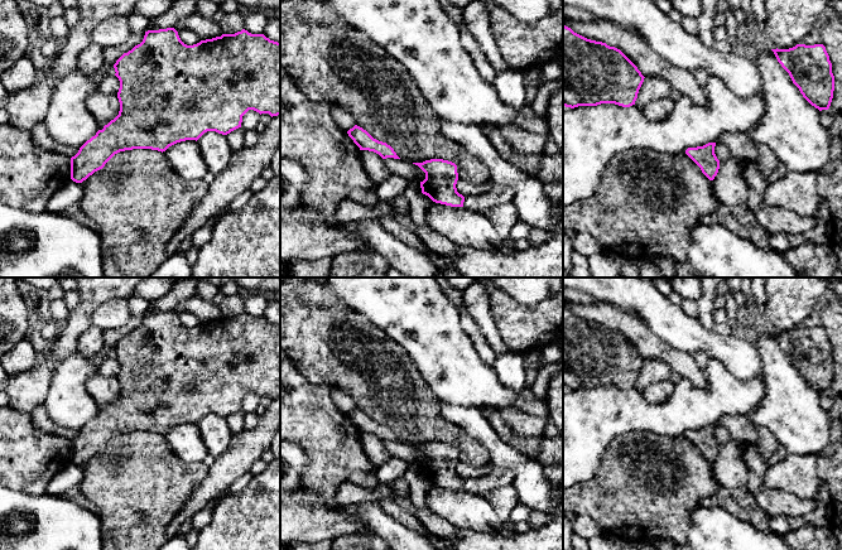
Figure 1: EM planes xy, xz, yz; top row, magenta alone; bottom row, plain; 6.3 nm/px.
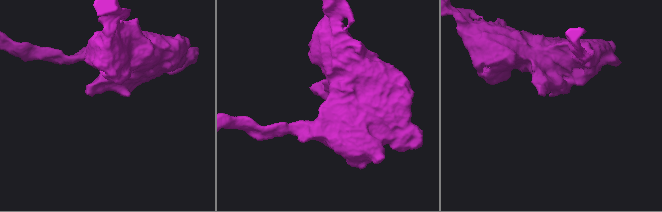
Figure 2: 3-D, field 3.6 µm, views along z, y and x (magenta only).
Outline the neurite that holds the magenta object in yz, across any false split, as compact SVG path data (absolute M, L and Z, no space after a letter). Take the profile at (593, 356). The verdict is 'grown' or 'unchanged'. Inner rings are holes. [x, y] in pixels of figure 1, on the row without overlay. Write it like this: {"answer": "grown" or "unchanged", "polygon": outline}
{"answer": "unchanged", "polygon": "M563 308L563 389L635 387L644 358L617 331L587 322Z"}

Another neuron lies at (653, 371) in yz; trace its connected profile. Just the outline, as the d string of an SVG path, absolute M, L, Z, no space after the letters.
M645 360L639 372L635 389L643 392L649 385L668 381L670 378L670 368L661 360Z

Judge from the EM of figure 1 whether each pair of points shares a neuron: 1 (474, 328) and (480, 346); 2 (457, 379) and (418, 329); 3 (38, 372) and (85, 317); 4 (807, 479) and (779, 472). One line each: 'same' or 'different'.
1: same
2: same
3: same
4: same

